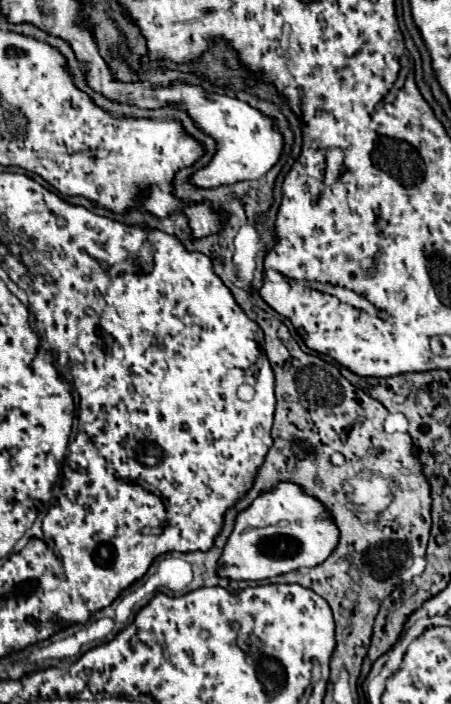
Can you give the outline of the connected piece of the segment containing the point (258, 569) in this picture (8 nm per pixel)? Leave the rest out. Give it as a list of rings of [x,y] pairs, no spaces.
[[[278,481],[272,491],[260,493],[250,507],[238,513],[218,563],[218,575],[236,581],[260,581],[296,571],[298,567],[316,567],[330,557],[338,539],[340,531],[322,501],[292,481]]]

